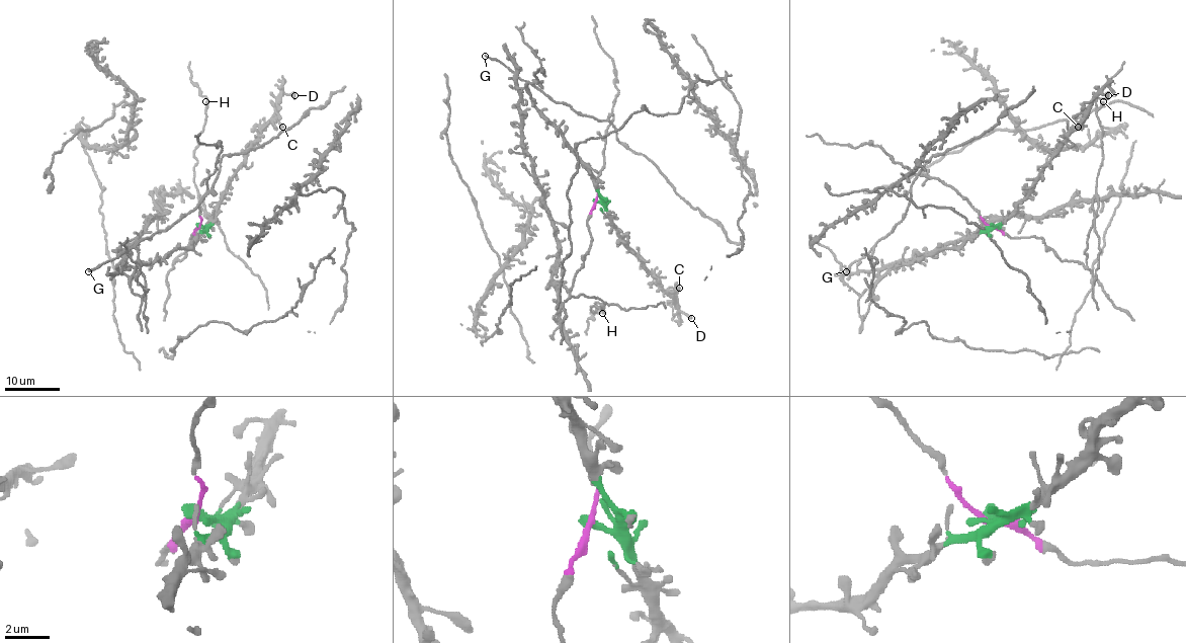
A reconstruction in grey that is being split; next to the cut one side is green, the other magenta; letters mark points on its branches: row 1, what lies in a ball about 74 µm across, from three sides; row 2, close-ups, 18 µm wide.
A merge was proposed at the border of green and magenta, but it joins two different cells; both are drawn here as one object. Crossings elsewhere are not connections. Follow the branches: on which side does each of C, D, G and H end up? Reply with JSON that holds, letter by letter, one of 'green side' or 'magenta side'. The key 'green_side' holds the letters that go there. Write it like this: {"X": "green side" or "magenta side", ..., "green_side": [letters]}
{"C": "green side", "D": "green side", "G": "green side", "H": "magenta side", "green_side": ["C", "D", "G"]}

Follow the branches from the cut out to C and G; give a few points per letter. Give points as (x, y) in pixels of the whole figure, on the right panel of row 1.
C: (991, 228), (1009, 215), (1028, 191), (1038, 171), (1077, 128)
G: (991, 228), (960, 245), (901, 263), (871, 295), (873, 248), (845, 271)

